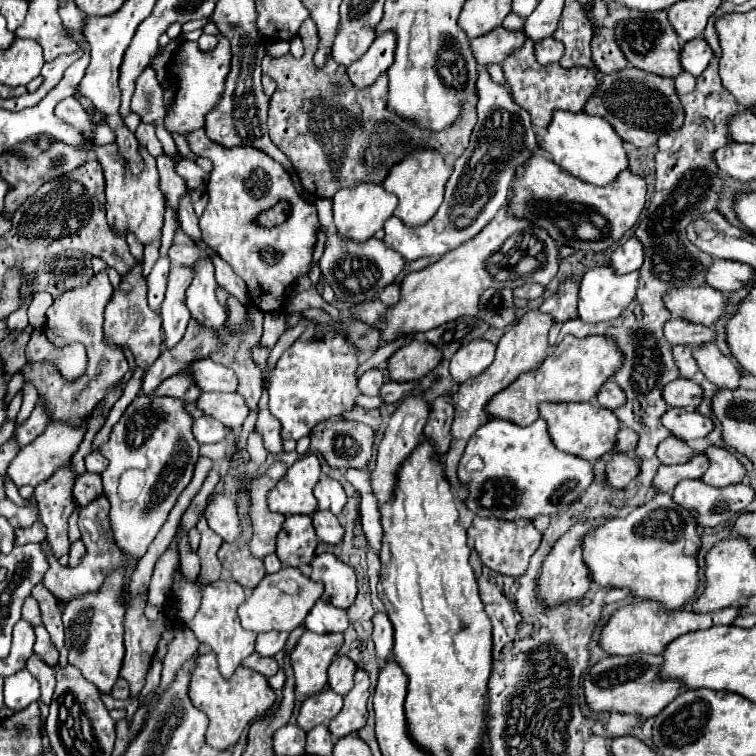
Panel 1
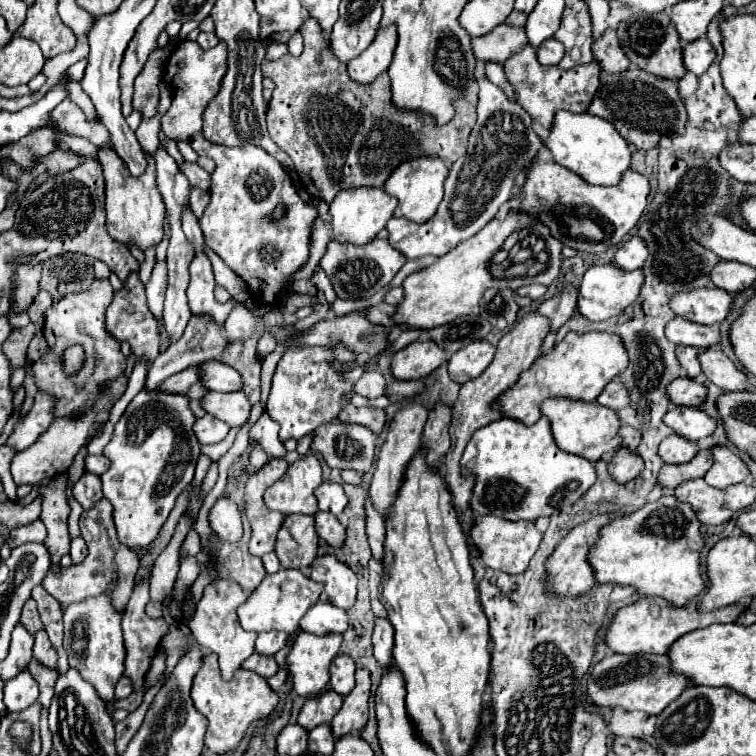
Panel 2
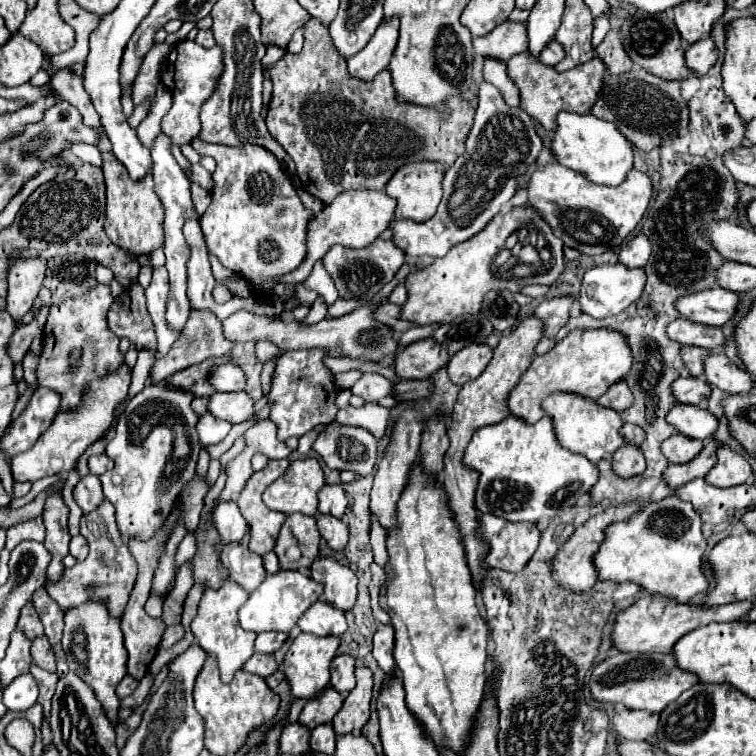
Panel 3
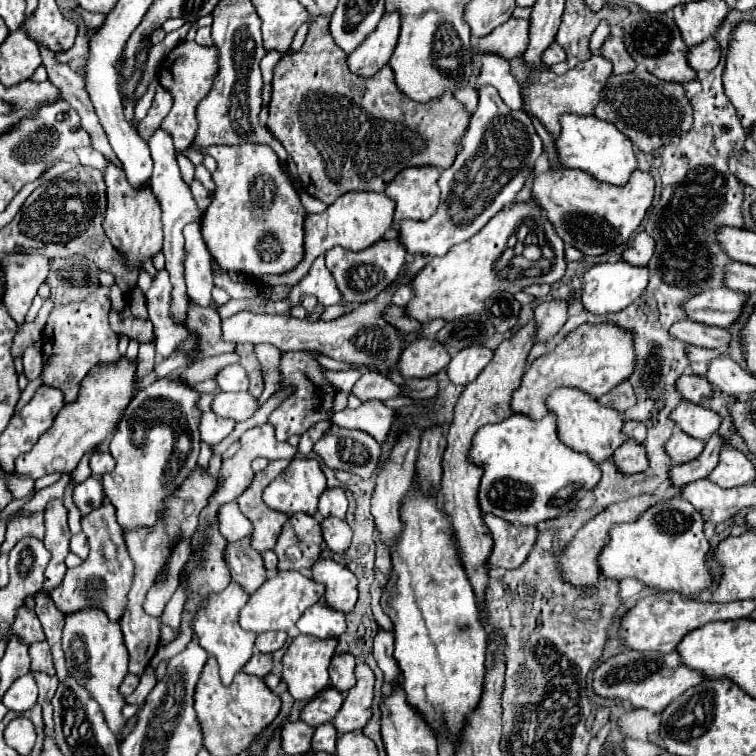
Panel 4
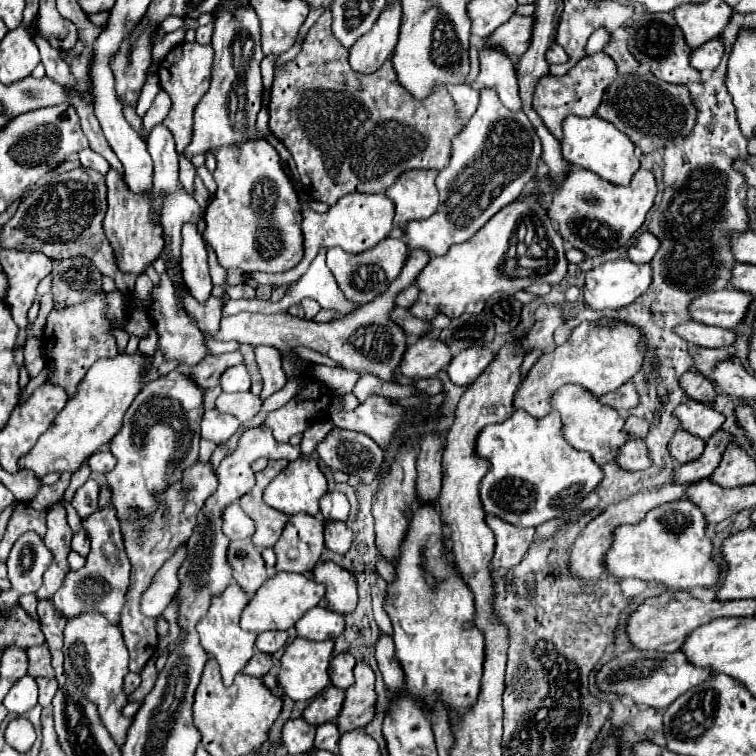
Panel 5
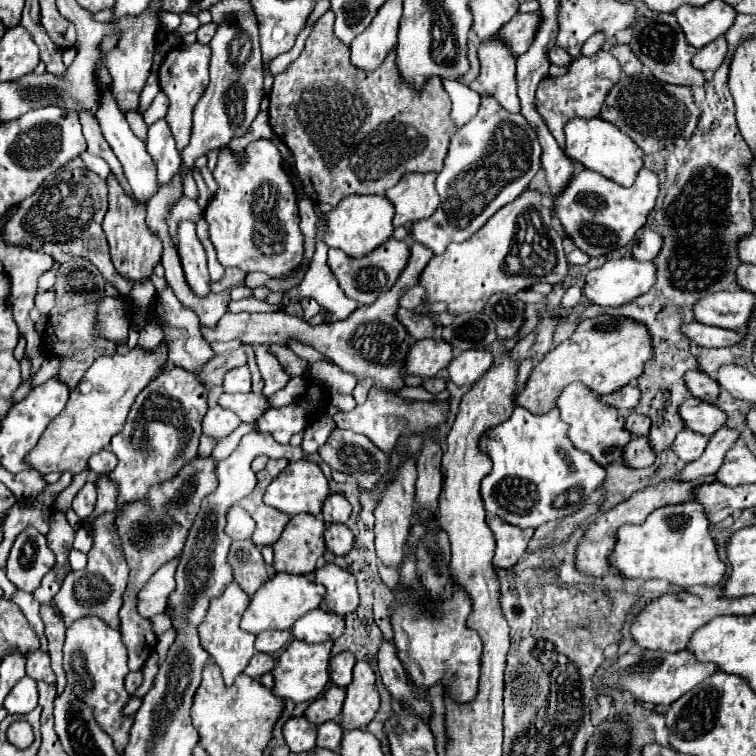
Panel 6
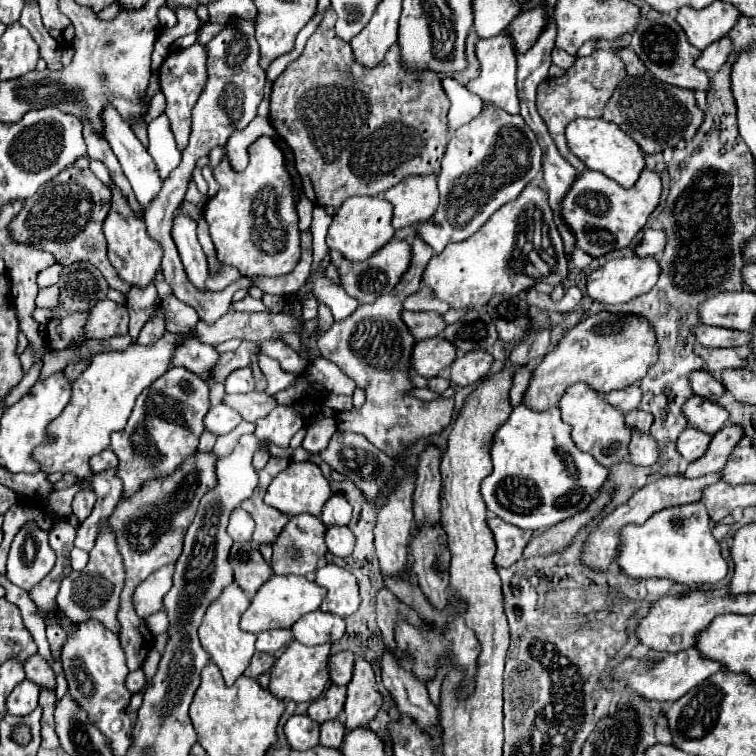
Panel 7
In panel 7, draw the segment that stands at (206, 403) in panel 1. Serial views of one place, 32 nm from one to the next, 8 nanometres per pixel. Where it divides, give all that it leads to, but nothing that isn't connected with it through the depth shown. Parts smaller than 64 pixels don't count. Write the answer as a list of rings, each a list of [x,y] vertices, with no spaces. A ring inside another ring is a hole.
[[[246,392],[246,394],[226,394],[222,404],[240,412],[242,420],[256,422],[266,416],[272,408],[276,408],[276,400],[264,392]]]

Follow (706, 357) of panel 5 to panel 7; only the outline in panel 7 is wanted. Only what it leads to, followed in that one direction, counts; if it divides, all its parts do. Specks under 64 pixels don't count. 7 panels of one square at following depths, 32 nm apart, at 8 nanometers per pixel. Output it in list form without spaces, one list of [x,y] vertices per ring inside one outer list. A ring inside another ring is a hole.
[[[696,344],[694,352],[704,360],[704,370],[714,376],[718,376],[720,370],[726,368],[746,368],[746,362],[738,358],[734,348],[704,348]]]

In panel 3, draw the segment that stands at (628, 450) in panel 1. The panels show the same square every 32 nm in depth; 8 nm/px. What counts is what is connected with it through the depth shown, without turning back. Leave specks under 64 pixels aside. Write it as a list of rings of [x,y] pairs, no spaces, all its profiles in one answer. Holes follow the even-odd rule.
[[[624,424],[624,426],[620,428],[620,434],[622,434],[624,440],[626,440],[628,444],[632,444],[632,446],[640,446],[640,444],[642,444],[642,438],[644,438],[644,430],[638,428],[638,426],[634,426],[634,424]]]

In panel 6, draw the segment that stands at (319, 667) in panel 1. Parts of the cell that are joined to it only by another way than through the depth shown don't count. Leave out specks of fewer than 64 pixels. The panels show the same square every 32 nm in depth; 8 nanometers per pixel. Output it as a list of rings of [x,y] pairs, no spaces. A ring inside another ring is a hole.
[[[292,640],[292,644],[280,656],[278,666],[274,668],[274,694],[280,698],[290,698],[294,702],[308,702],[314,700],[318,694],[324,692],[328,684],[328,660],[332,652],[332,642],[308,644],[304,640]]]

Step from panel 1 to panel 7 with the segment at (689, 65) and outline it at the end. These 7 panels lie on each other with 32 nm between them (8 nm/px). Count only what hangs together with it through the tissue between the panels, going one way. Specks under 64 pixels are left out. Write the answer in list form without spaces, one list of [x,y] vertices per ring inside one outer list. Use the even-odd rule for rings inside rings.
[[[724,36],[724,38],[720,38],[718,42],[712,42],[706,50],[702,50],[694,64],[696,64],[698,68],[706,70],[706,72],[718,72],[720,66],[722,66],[722,62],[726,62],[726,58],[728,58],[728,54],[730,54],[730,48],[732,48],[732,44],[730,44],[730,40]]]

